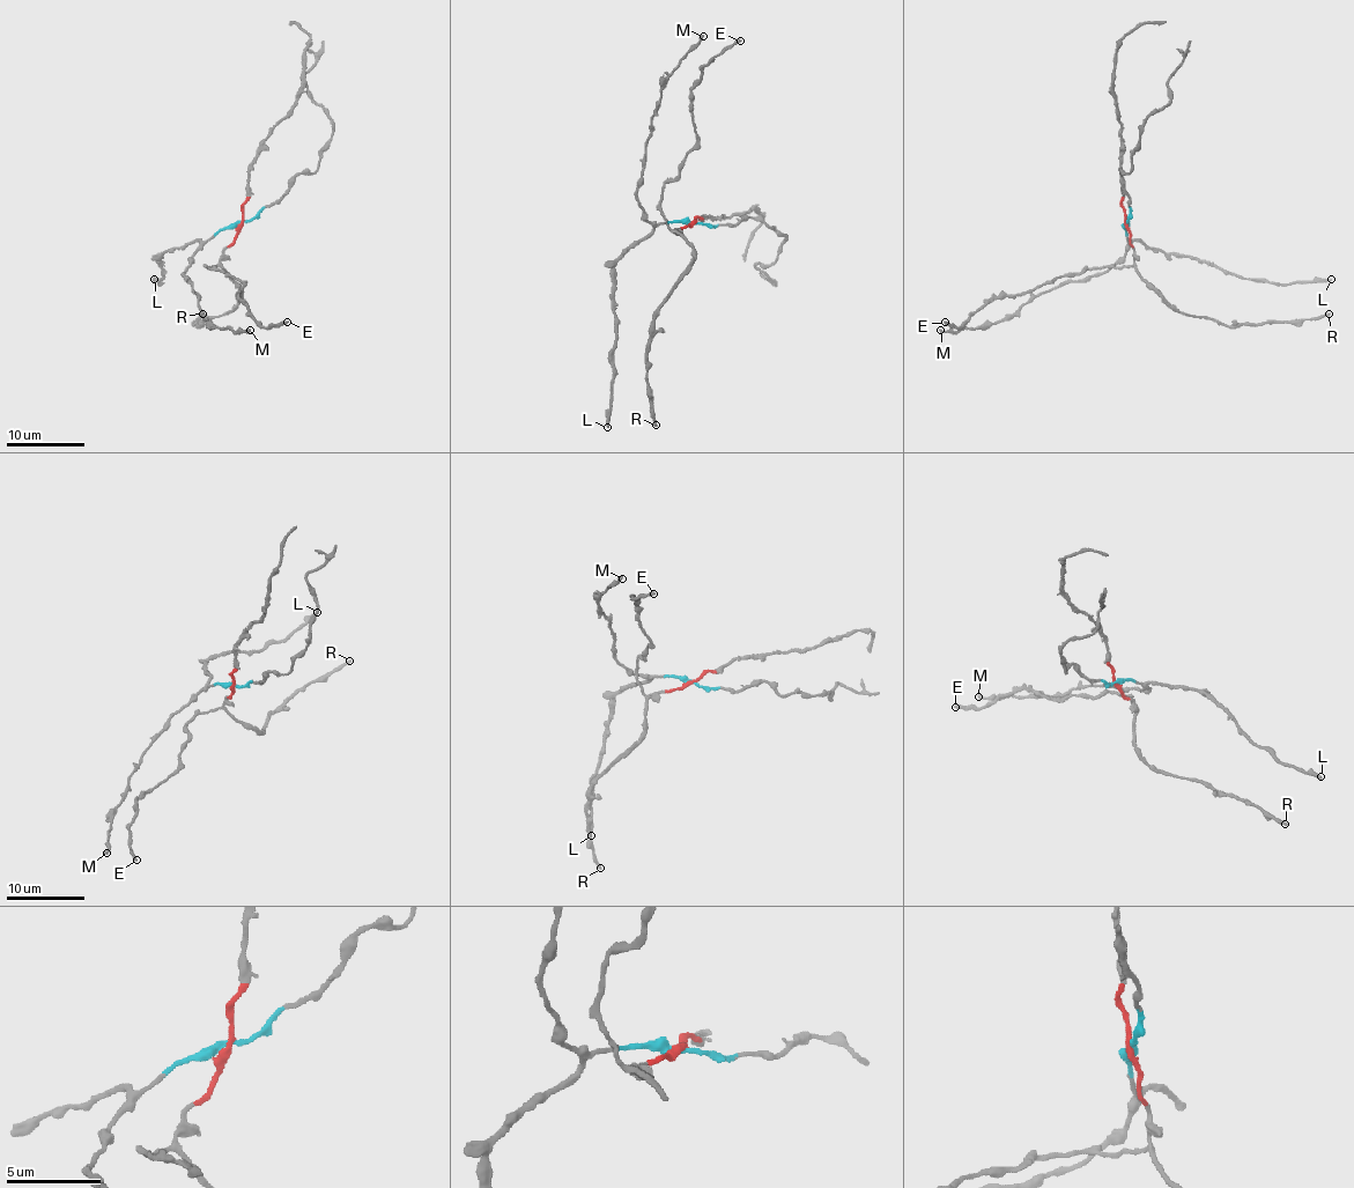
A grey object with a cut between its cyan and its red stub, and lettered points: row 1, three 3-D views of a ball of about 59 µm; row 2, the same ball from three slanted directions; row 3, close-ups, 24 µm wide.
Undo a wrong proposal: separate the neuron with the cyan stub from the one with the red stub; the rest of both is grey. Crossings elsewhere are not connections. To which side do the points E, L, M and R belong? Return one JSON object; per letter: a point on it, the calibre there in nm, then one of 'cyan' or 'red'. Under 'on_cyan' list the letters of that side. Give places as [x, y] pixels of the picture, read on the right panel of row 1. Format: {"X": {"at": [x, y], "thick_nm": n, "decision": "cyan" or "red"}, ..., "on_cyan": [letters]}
{"E": {"at": [945, 322], "thick_nm": 280, "decision": "red"}, "L": {"at": [1331, 279], "thick_nm": 280, "decision": "cyan"}, "M": {"at": [940, 330], "thick_nm": 280, "decision": "cyan"}, "R": {"at": [1329, 314], "thick_nm": 280, "decision": "red"}, "on_cyan": ["L", "M"]}

